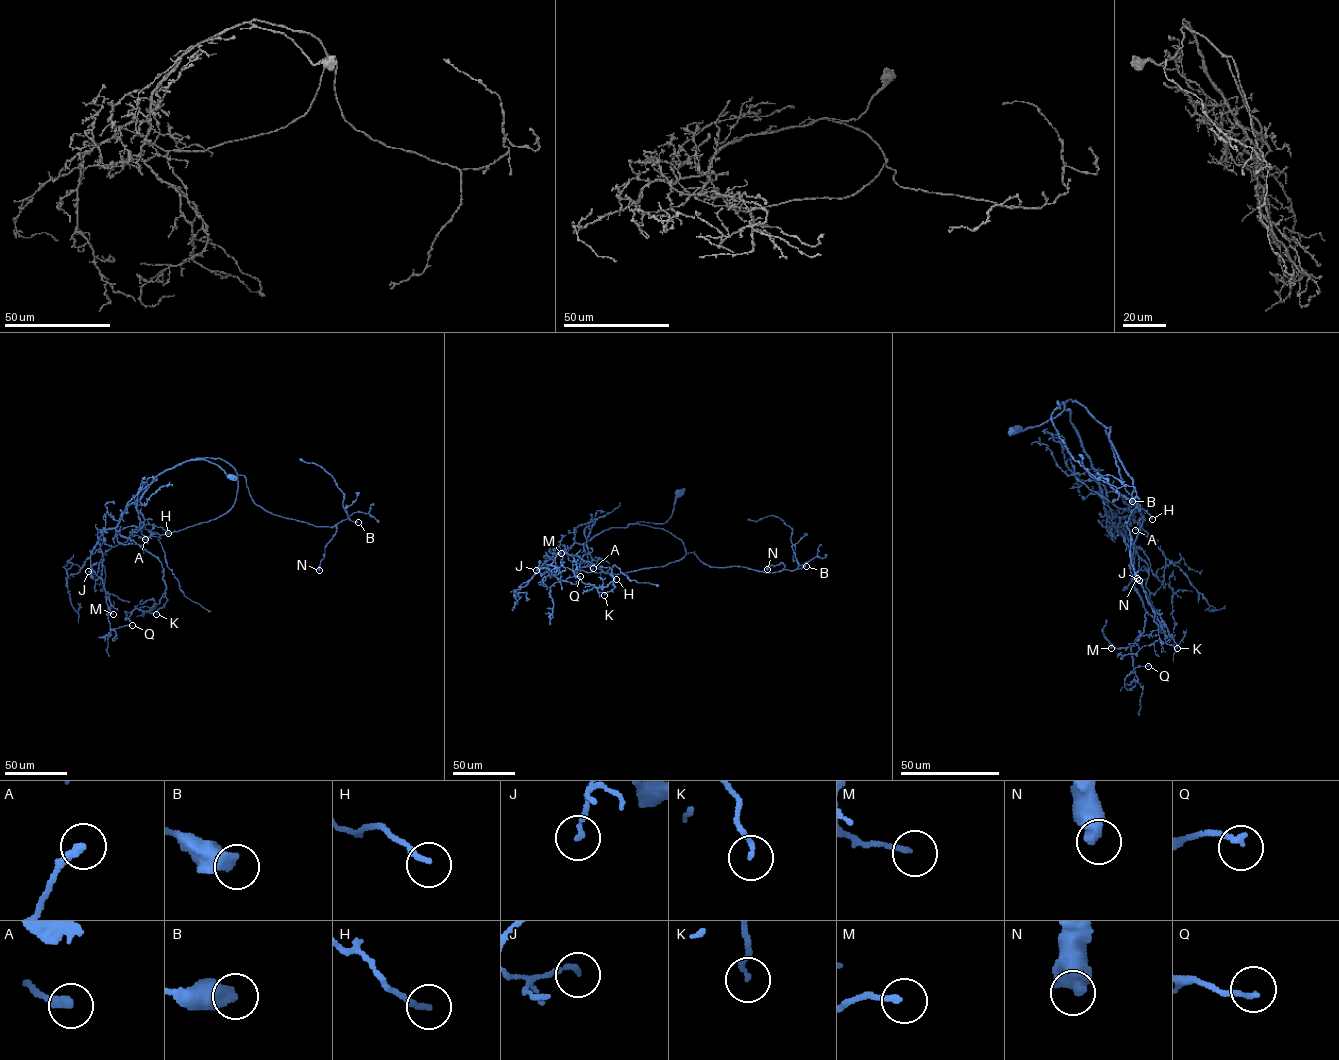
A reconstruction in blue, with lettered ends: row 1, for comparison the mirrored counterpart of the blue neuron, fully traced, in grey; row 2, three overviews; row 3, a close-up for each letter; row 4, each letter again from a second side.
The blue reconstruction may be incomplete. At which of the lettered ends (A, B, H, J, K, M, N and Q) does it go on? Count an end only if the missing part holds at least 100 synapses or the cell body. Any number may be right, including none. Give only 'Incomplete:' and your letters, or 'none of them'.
Incomplete: none of them

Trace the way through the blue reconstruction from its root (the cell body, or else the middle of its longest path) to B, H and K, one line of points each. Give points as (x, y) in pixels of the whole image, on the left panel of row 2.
B: (229, 476), (204, 459), (189, 460), (225, 461), (244, 476), (253, 501), (274, 514), (316, 526), (358, 522)
H: (229, 476), (202, 459), (185, 461), (159, 473), (135, 504), (144, 519), (141, 525), (154, 524), (168, 533)
K: (229, 476), (204, 459), (185, 461), (159, 473), (120, 519), (117, 532), (163, 568), (167, 601), (156, 614)

